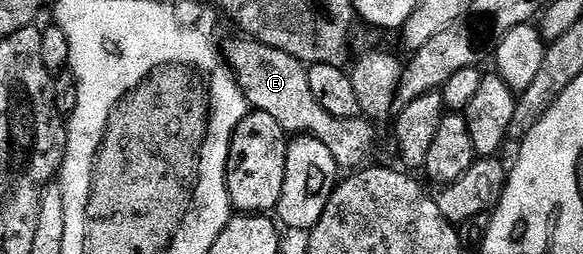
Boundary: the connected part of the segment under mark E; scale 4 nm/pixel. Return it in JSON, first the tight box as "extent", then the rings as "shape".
{"extent":[224,35,378,171],"shape":[[[238,35],[235,41],[224,45],[224,56],[247,102],[255,110],[272,115],[287,134],[312,135],[320,139],[320,143],[324,143],[324,147],[332,151],[336,163],[343,170],[354,171],[369,162],[366,160],[373,155],[374,148],[378,145],[375,122],[362,115],[354,118],[336,118],[329,114],[313,95],[309,86],[307,66],[301,61],[284,51],[276,51],[276,47],[268,47],[245,35]]]}

